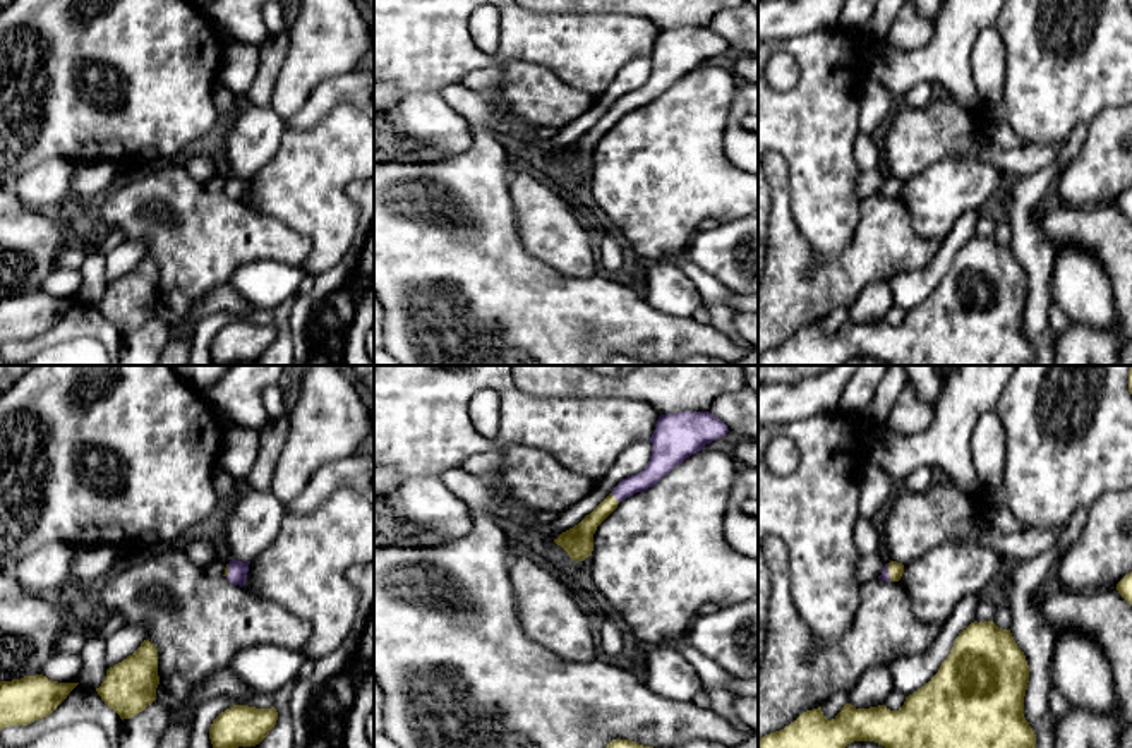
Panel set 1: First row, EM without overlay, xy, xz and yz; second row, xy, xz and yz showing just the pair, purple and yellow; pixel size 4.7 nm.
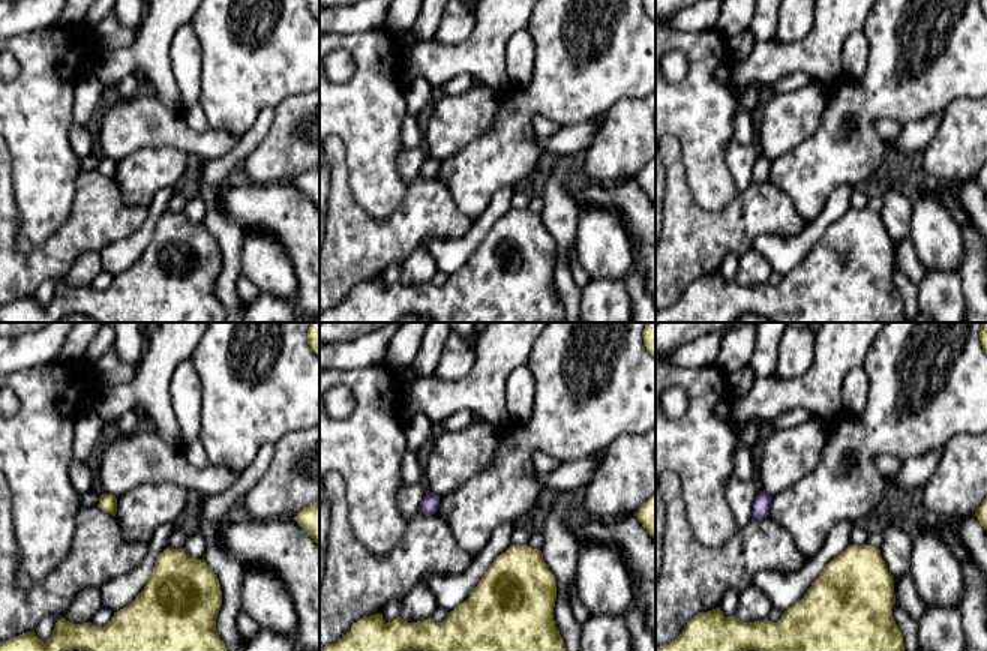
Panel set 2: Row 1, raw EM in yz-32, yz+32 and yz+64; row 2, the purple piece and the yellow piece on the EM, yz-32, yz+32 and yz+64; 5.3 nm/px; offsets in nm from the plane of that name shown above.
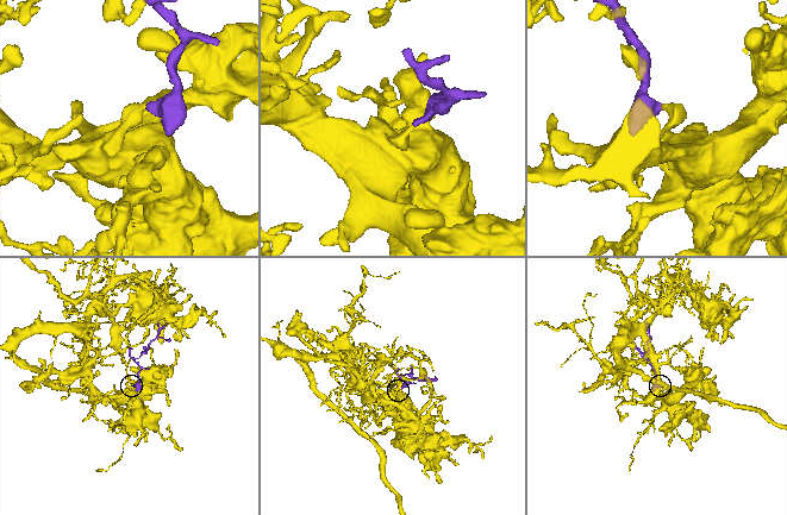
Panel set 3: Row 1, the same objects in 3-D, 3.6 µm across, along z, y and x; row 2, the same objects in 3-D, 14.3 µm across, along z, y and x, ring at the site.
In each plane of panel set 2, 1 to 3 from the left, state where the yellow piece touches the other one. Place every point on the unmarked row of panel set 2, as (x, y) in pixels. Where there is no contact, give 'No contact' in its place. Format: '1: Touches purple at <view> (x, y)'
1: No contact
2: No contact
3: No contact

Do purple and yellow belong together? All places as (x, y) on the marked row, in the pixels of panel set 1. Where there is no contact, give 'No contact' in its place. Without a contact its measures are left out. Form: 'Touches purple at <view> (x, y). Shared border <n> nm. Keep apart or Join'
Touches purple at xz (616, 498). Shared border 60 nm. Join

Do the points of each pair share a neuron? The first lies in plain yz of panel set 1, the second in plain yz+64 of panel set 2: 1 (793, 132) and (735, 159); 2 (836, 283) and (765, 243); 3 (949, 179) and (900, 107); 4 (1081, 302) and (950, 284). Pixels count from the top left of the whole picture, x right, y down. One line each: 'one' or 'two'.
1: two
2: two
3: one
4: two

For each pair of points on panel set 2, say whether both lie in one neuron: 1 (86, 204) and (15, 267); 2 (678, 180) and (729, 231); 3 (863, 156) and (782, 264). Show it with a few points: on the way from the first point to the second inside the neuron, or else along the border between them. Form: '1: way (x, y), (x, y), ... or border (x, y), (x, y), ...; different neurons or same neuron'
1: way (81, 225), (36, 267); same neuron
2: way (678, 197), (713, 231); same neuron
3: border (854, 185), (840, 185), (819, 212); different neurons

